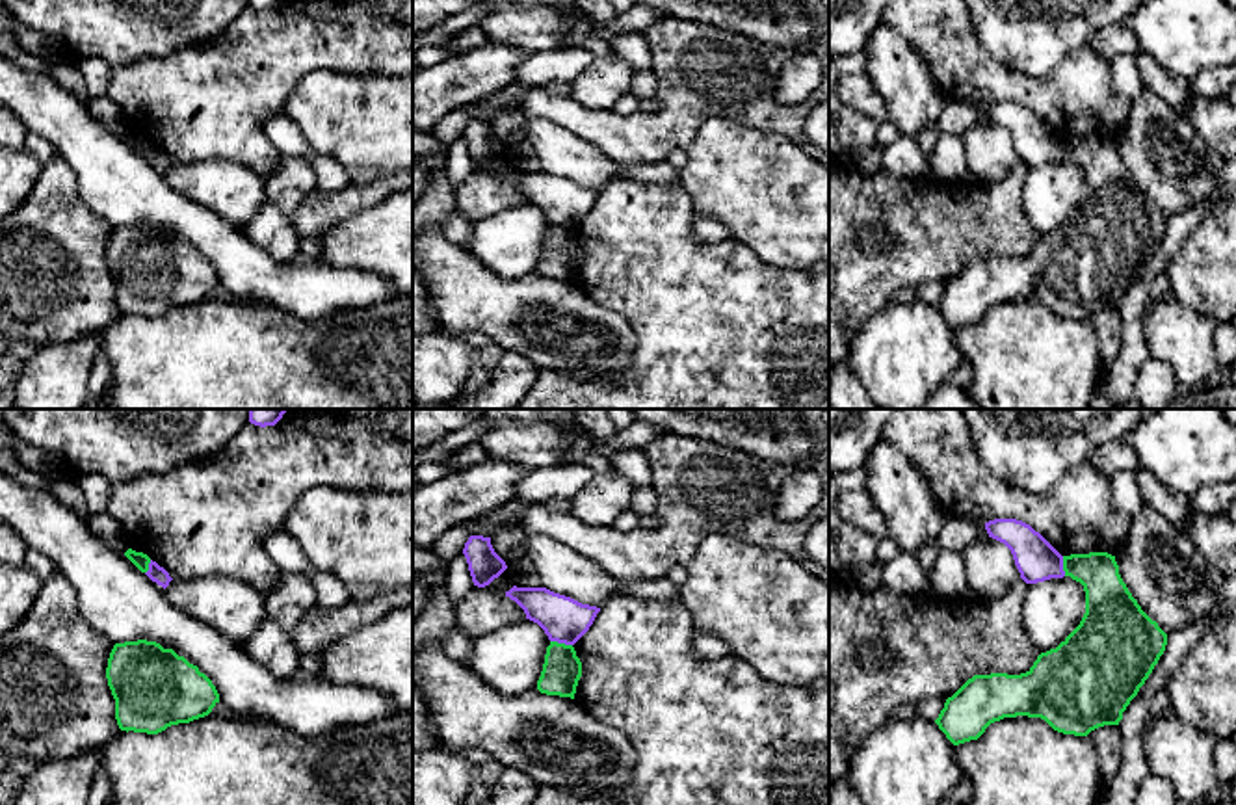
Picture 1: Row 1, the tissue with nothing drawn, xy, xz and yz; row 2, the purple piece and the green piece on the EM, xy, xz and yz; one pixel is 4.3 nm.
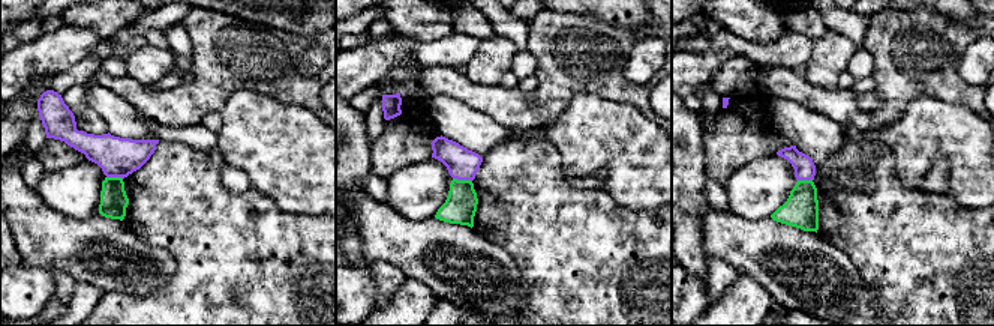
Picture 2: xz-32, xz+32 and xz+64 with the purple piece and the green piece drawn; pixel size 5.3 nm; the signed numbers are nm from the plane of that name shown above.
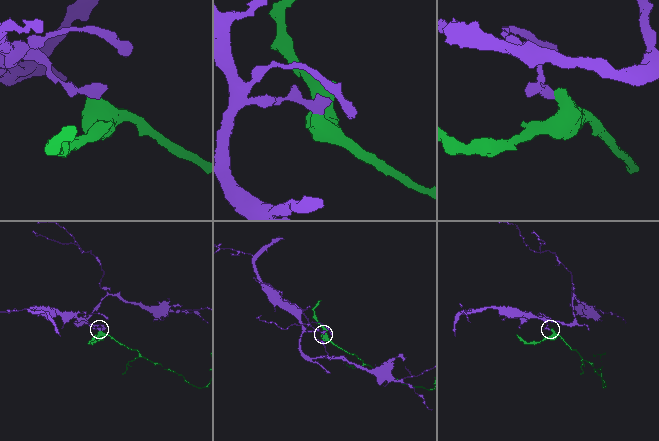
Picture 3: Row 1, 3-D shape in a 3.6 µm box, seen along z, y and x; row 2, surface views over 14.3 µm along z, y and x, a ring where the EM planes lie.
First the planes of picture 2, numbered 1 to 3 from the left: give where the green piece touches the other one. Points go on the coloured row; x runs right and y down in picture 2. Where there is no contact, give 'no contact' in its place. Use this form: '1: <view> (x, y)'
1: xz-32 (114, 176)
2: xz+32 (462, 179)
3: xz+64 (805, 179)

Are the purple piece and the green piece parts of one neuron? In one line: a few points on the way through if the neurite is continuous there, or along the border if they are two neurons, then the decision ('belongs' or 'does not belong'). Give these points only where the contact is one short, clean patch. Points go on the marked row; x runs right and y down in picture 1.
along xz (551, 640), (571, 646) | does not belong

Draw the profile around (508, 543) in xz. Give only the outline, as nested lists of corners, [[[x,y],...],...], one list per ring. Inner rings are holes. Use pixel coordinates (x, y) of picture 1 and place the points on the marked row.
[[[519,524],[506,526],[491,535],[491,545],[494,552],[506,561],[509,567],[515,560],[524,556],[524,539],[526,534]]]

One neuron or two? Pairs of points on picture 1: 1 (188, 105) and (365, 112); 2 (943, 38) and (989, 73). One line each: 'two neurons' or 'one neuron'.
1: two neurons
2: one neuron

